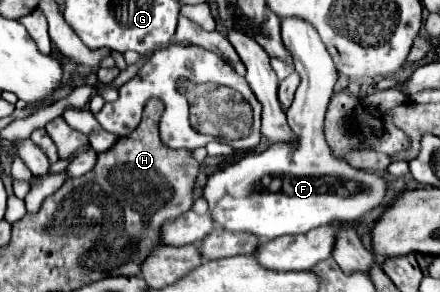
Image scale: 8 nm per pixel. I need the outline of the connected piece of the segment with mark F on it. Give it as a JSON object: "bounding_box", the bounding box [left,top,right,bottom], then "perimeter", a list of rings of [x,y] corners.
{"bounding_box":[203,17,387,239],"perimeter":[[[283,17],[281,19],[281,37],[283,37],[283,45],[287,47],[287,51],[291,53],[291,57],[295,61],[295,71],[301,77],[293,105],[287,109],[287,121],[289,121],[289,127],[293,129],[293,133],[297,135],[297,141],[289,143],[289,145],[271,145],[263,153],[249,153],[241,161],[213,173],[203,187],[203,197],[209,203],[211,219],[217,225],[221,225],[225,231],[233,231],[233,233],[235,231],[237,233],[241,233],[241,231],[253,233],[259,239],[275,239],[281,235],[299,235],[299,233],[307,233],[309,229],[329,225],[331,221],[345,221],[345,223],[353,221],[353,219],[365,215],[367,211],[379,209],[383,205],[383,193],[387,189],[385,181],[379,175],[359,171],[359,169],[351,167],[345,159],[333,157],[333,153],[325,141],[323,119],[325,119],[327,103],[333,95],[333,85],[337,81],[337,69],[335,69],[335,63],[317,33],[317,29],[311,23],[301,21],[299,17]]]}

